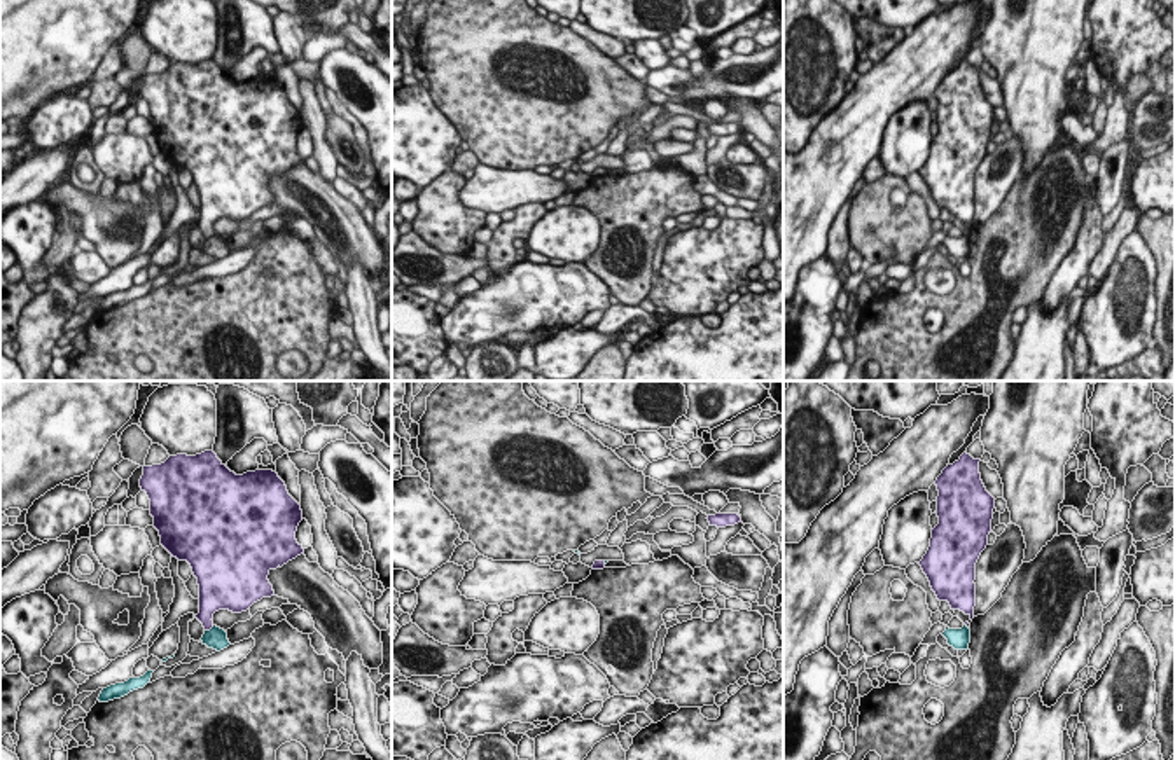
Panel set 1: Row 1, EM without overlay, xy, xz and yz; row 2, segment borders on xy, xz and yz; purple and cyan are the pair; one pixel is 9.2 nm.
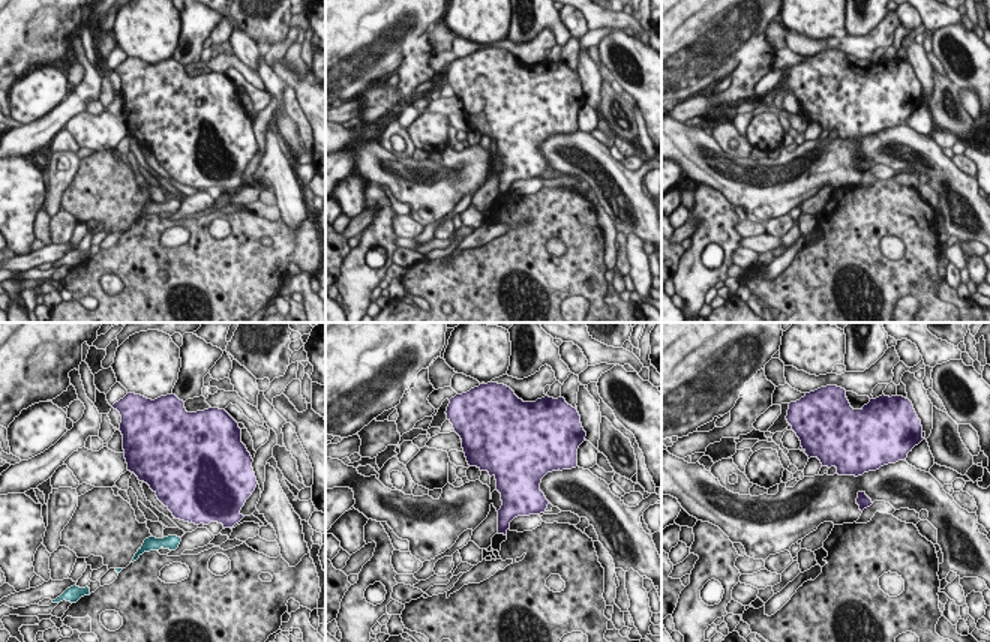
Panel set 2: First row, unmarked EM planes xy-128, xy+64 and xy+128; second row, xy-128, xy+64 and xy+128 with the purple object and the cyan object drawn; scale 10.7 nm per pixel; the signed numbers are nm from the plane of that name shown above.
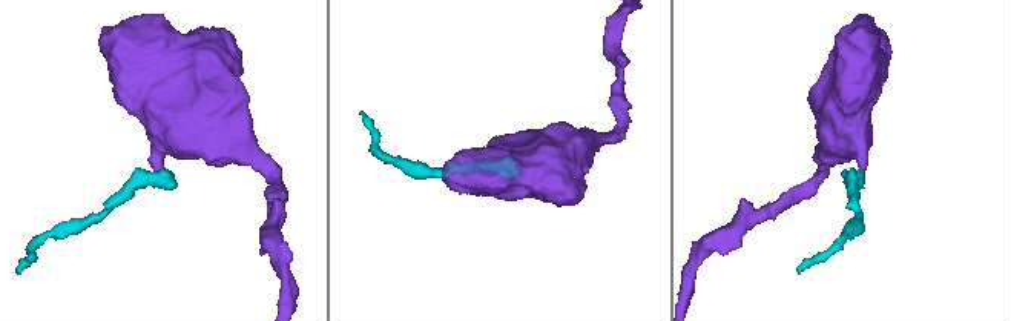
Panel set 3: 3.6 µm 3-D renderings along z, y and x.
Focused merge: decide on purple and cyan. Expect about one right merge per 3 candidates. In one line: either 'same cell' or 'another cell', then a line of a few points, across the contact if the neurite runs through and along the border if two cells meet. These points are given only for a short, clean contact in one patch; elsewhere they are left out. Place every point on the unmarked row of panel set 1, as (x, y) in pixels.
another cell; line xy (214, 234), (205, 240)

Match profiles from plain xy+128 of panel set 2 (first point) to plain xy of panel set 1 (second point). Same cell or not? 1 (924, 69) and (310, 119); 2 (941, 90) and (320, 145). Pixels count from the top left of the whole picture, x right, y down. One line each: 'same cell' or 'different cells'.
1: same cell
2: different cells

